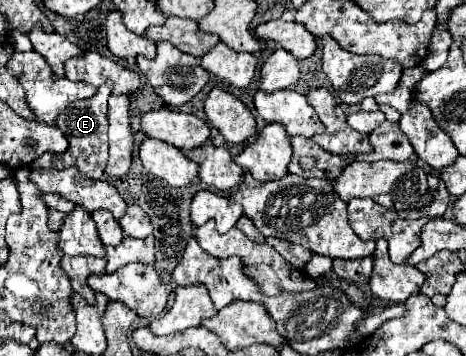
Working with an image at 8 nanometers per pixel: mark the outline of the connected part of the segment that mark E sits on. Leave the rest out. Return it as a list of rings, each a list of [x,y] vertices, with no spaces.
[[[106,81],[104,85],[98,87],[96,95],[90,99],[74,101],[68,105],[60,117],[56,117],[56,127],[66,135],[68,139],[68,149],[64,153],[44,153],[40,155],[30,167],[32,169],[46,169],[46,167],[56,167],[56,169],[66,169],[66,167],[78,167],[78,171],[88,177],[88,179],[100,179],[104,175],[104,167],[108,161],[108,119],[106,119],[106,101],[112,93],[112,81]]]

